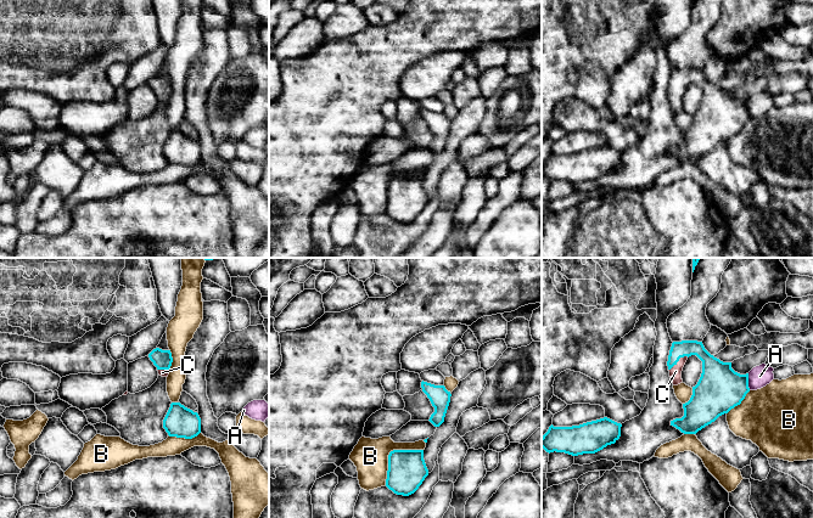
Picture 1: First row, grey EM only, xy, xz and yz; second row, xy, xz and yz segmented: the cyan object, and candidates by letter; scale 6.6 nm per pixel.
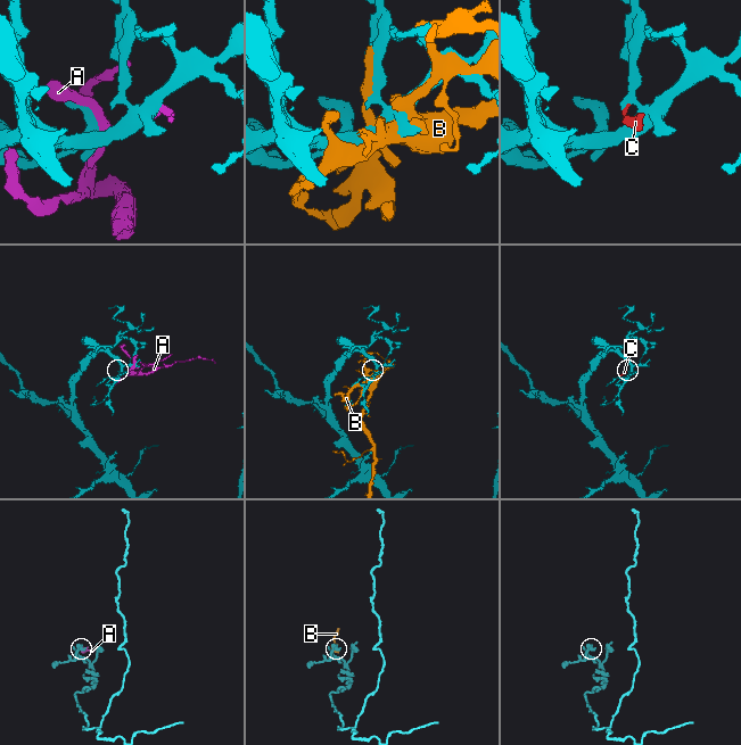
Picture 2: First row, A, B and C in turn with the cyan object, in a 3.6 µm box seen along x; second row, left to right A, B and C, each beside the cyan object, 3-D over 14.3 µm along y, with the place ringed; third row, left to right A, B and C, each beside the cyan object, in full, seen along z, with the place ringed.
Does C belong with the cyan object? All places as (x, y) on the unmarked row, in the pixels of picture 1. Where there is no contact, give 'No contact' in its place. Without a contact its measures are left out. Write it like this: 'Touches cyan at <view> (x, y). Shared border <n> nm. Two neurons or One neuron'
Touches cyan at yz (678, 88). Shared border 160 nm. One neuron

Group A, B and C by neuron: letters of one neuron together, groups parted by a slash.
A / B / C

